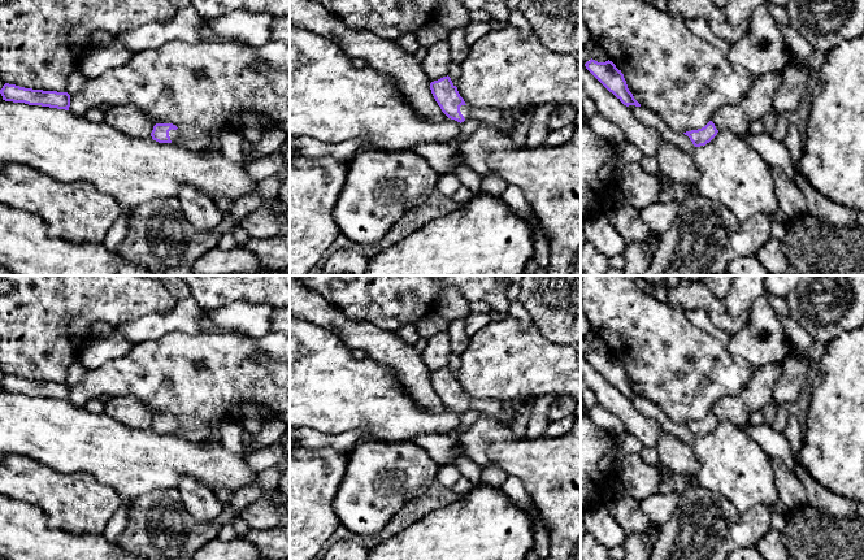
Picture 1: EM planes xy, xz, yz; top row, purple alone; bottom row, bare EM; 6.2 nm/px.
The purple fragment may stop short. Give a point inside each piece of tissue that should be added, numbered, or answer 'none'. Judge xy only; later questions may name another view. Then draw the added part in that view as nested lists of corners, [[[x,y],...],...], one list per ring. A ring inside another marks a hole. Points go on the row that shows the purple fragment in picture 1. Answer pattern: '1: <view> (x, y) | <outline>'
1: xy (191, 138) | [[[178,127],[170,130],[169,136],[172,143],[183,146],[191,151],[203,151],[213,144],[214,135],[207,134],[201,129],[196,127]]]

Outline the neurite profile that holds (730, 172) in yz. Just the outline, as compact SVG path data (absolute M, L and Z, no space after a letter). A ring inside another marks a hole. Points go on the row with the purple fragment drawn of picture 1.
M718 130L709 143L696 147L691 156L699 174L695 192L724 204L738 221L743 222L755 214L772 216L780 209L772 168L741 135Z

